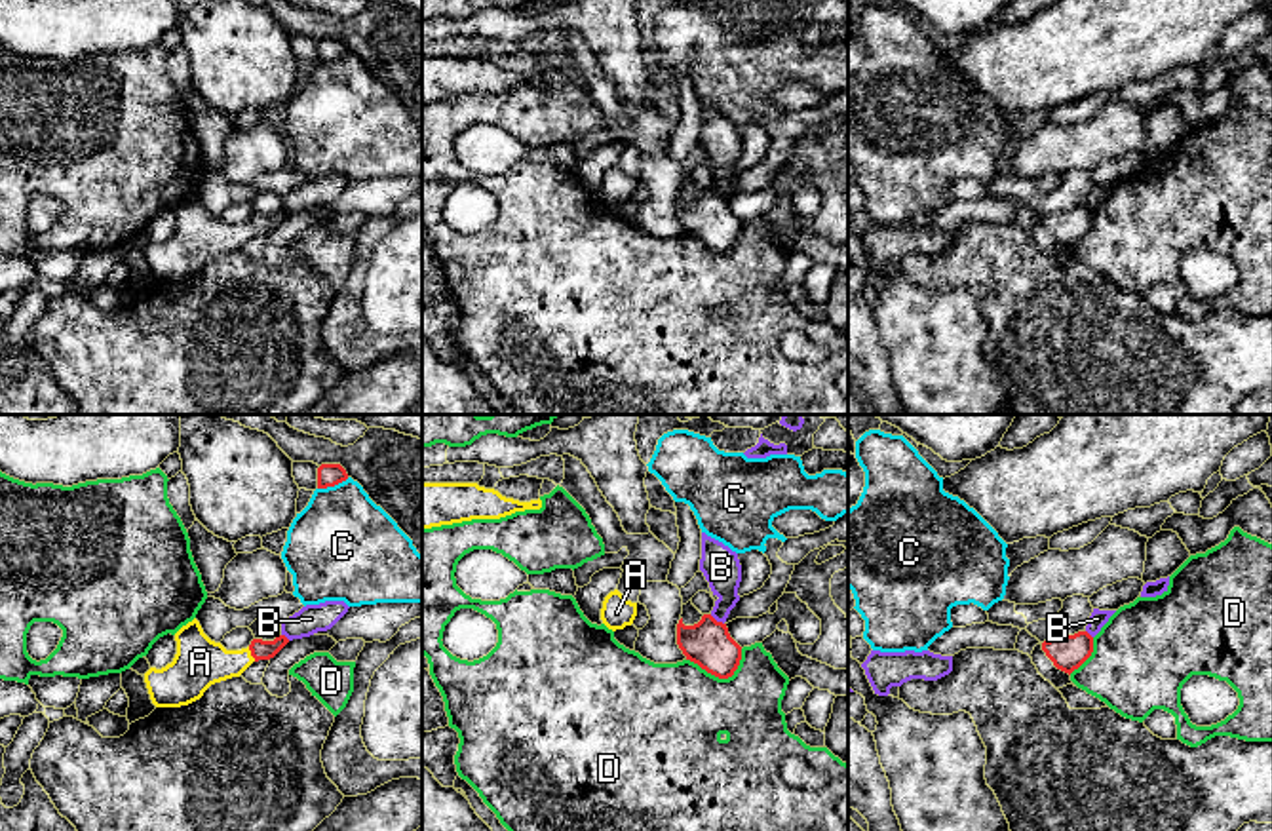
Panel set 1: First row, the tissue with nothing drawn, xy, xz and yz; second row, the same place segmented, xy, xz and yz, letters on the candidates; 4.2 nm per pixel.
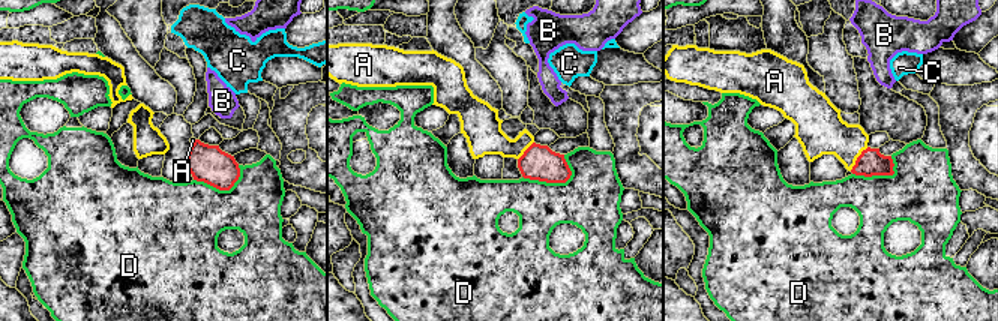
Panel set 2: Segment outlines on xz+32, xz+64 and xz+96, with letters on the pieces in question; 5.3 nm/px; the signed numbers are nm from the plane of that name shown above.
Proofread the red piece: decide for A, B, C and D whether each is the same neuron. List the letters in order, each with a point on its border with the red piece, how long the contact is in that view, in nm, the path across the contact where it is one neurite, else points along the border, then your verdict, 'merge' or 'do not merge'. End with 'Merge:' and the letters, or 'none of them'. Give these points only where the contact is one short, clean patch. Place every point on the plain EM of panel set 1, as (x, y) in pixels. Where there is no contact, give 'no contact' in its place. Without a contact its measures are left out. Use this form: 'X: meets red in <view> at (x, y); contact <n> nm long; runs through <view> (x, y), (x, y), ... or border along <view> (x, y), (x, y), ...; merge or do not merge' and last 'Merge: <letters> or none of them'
A: meets red in xy at (251, 229); contact 70 nm long; runs through xy (259, 223), (251, 229), (236, 236), (200, 236); merge
B: meets red in xz at (715, 194); contact 80 nm long; do not merge
C: meets red in xy at (333, 59); contact 140 nm long; do not merge
D: meets red in xz at (721, 251); contact 240 nm long; do not merge
Merge: A

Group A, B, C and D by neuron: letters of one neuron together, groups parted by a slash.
A / B / C / D

